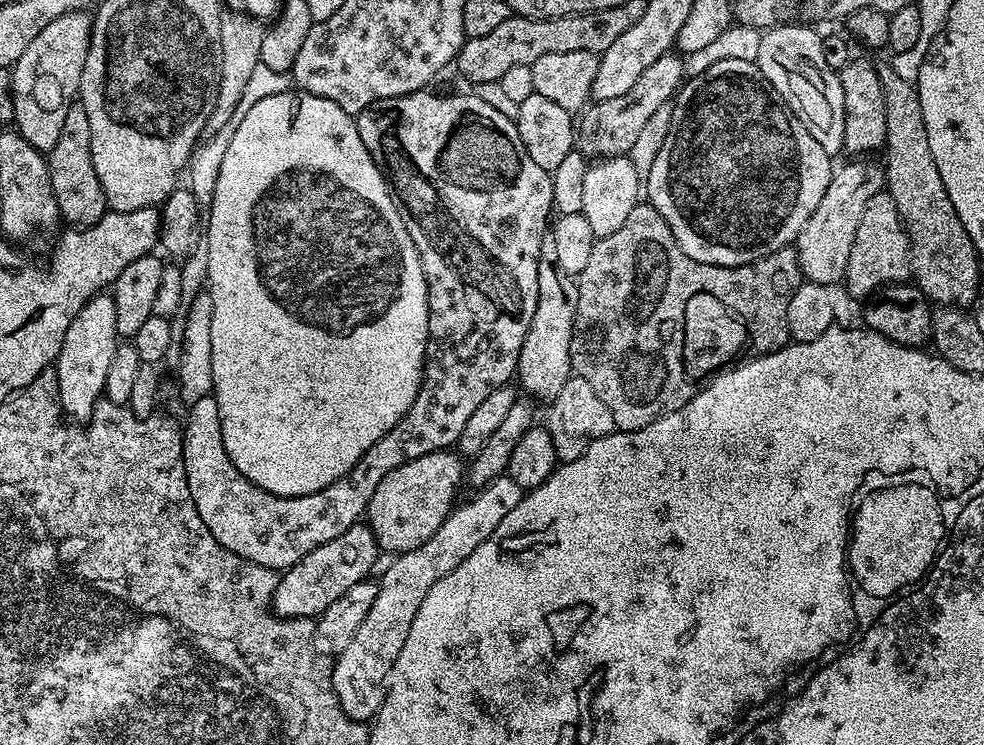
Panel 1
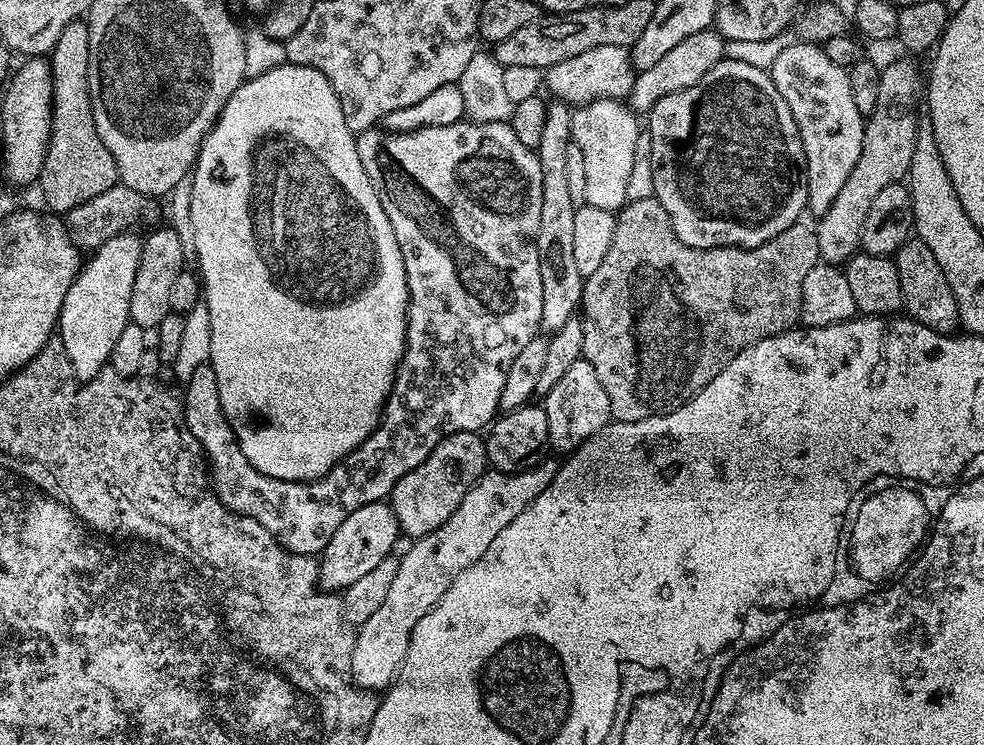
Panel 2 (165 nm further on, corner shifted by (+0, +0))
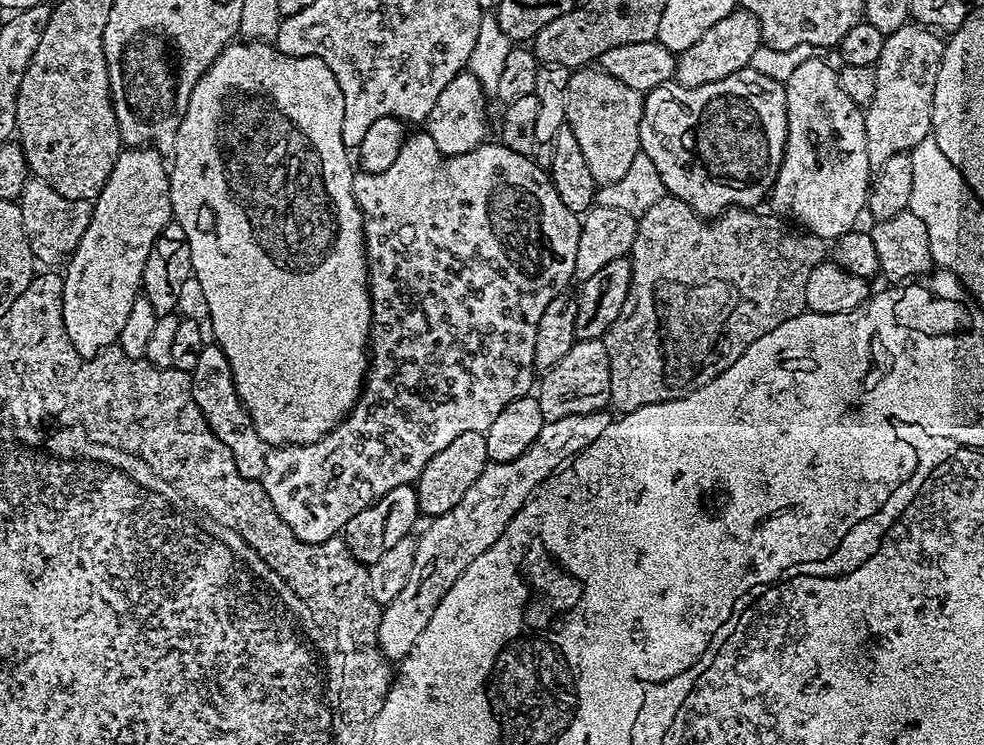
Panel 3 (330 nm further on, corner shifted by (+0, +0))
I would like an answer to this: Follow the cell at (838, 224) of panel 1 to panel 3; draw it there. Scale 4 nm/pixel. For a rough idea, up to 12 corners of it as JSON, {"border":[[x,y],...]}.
{"border":[[941,33],[885,36],[863,109],[873,170],[932,135]]}

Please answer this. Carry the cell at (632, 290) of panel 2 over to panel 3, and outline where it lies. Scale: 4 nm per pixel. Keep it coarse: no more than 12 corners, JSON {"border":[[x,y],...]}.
{"border":[[639,213],[602,337],[617,413],[677,400],[806,311],[821,236]]}

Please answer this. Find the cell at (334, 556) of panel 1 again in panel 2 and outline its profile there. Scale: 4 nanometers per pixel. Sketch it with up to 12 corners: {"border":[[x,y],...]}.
{"border":[[391,503],[354,510],[319,553],[333,594],[393,555]]}

